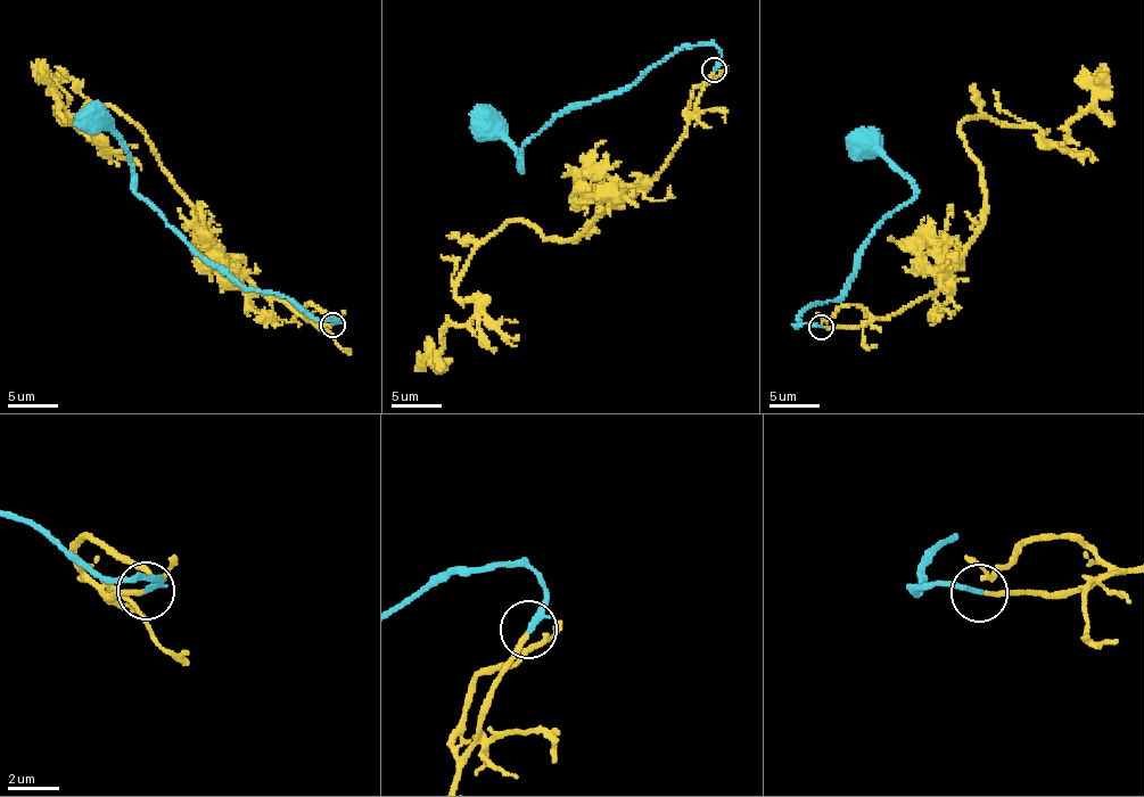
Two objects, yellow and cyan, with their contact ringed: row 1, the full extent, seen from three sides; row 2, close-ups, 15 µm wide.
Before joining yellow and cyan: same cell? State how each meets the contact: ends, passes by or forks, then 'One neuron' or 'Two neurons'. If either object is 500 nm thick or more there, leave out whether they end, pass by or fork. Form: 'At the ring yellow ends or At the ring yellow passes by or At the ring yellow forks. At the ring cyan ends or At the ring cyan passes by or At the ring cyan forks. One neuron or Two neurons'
At the ring yellow forks. At the ring cyan ends. One neuron

